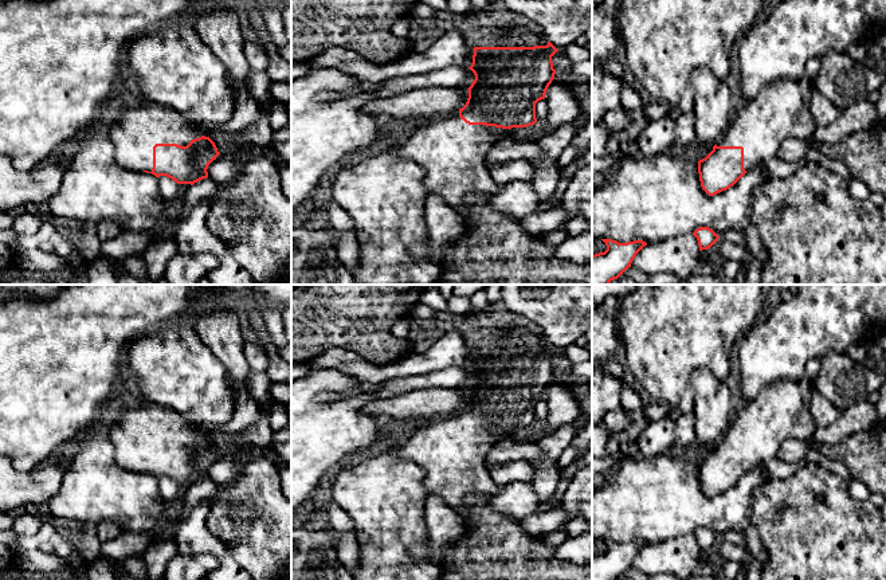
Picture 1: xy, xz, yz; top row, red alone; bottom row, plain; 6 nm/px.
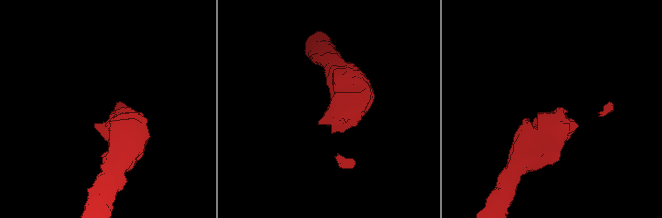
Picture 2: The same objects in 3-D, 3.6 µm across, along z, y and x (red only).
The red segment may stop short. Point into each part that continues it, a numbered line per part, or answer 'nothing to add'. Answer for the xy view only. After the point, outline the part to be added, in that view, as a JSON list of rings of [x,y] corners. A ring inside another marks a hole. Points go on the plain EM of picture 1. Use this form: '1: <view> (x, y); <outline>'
1: xy (134, 434); [[[148,401],[102,427],[101,431],[111,440],[115,461],[122,467],[152,473],[156,444],[187,447],[192,440],[201,438],[189,430],[187,423],[177,411]]]

